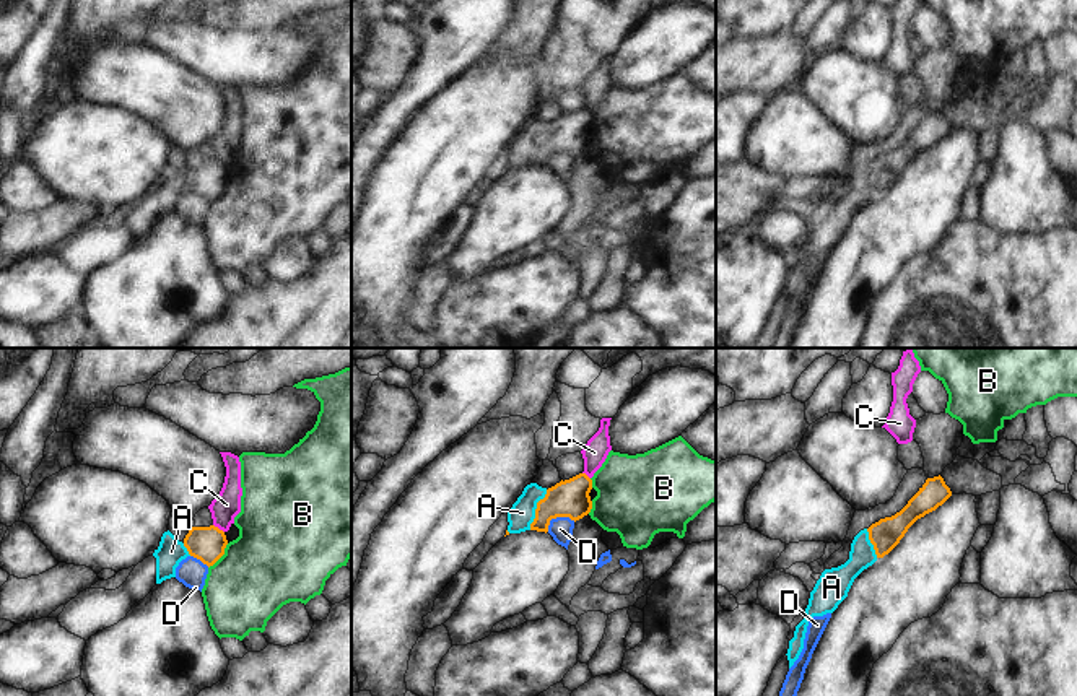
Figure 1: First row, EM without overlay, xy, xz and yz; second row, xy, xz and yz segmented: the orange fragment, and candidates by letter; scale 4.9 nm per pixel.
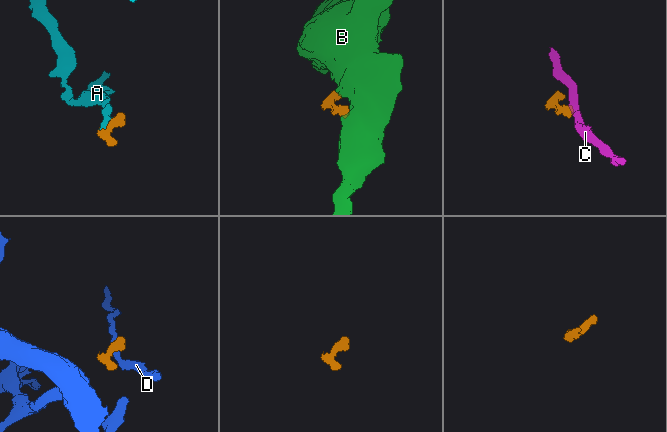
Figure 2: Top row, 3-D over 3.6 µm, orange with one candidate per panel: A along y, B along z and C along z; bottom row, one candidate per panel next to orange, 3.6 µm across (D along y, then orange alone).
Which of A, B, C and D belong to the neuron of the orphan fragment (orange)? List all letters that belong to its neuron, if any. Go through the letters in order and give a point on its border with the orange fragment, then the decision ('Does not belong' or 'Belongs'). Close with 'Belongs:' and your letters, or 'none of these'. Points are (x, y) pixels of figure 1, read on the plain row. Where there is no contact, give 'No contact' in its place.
A: Touches orange at xz (536, 145). Belongs
B: Touches orange at xy (220, 192). Does not belong
C: Touches orange at xy (217, 163). Does not belong
D: Touches orange at xz (557, 152). Does not belong
Belongs: A.

